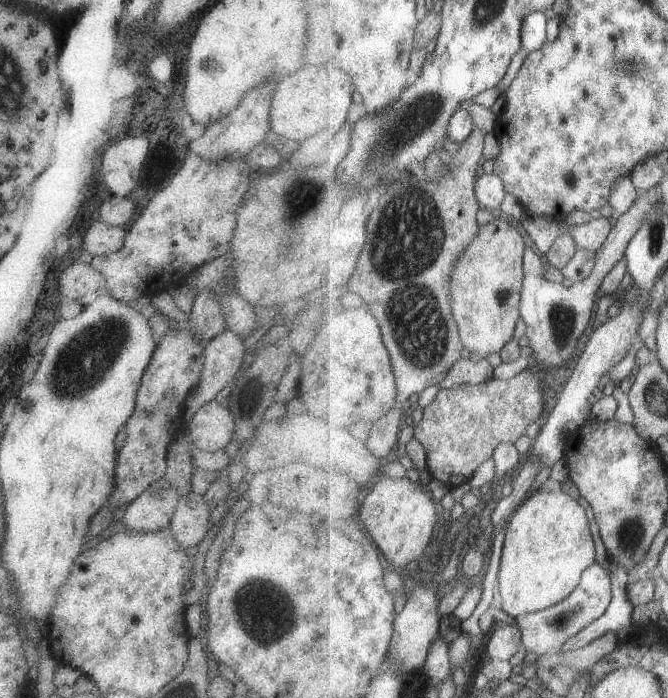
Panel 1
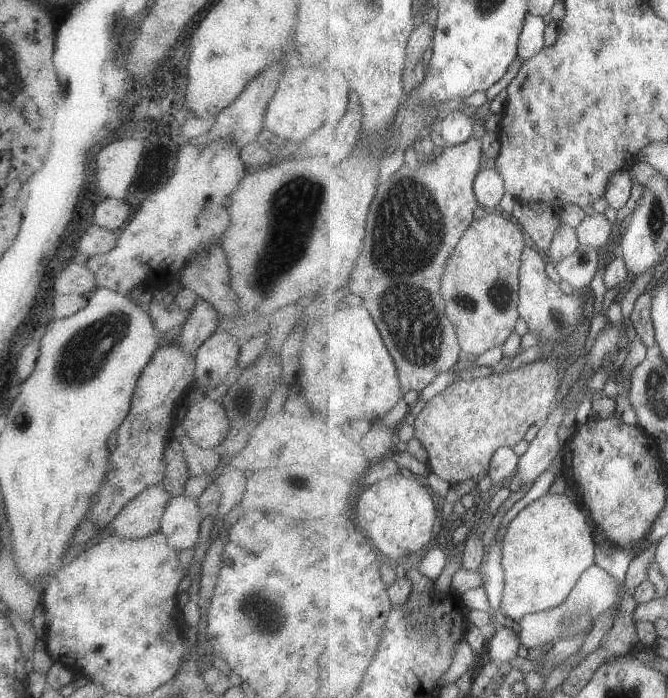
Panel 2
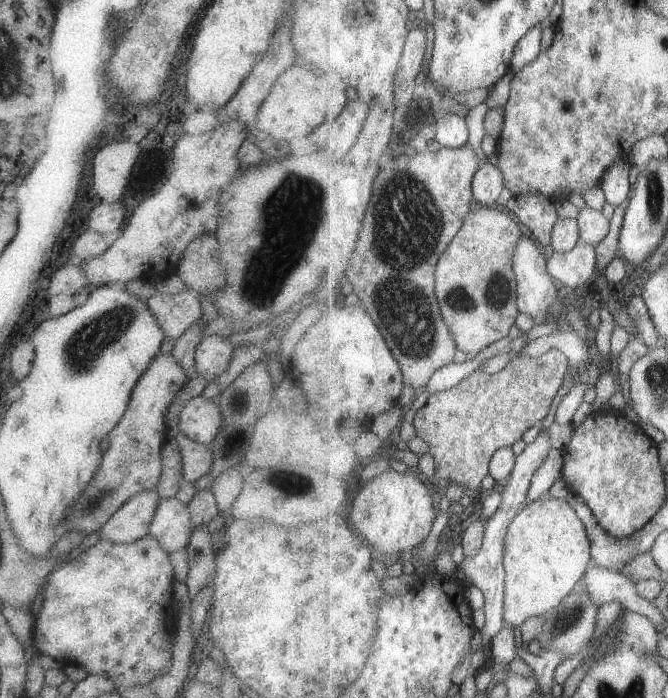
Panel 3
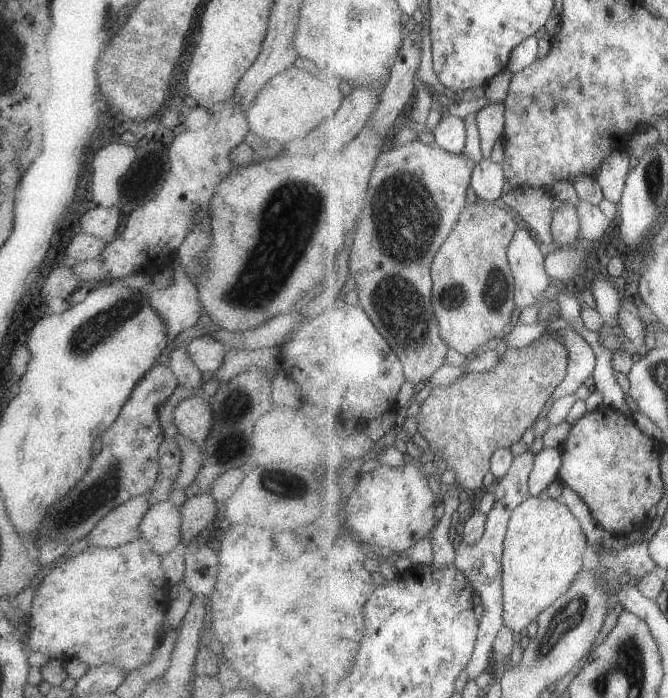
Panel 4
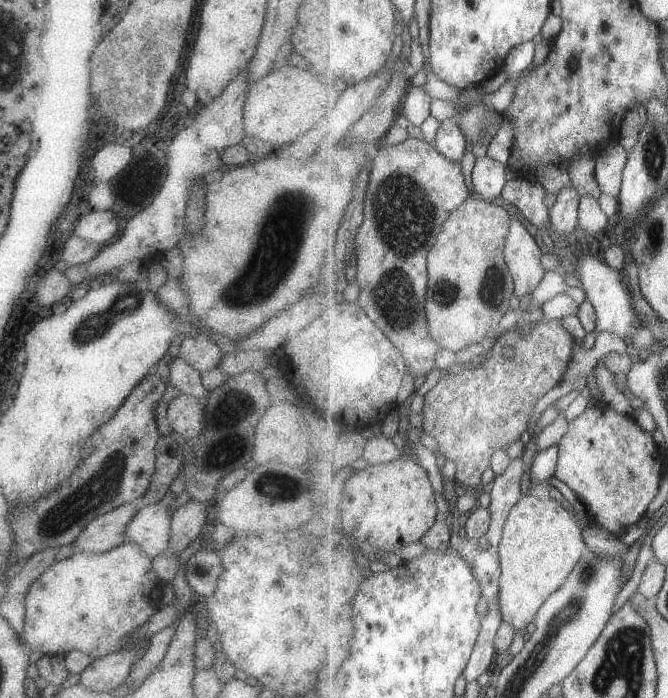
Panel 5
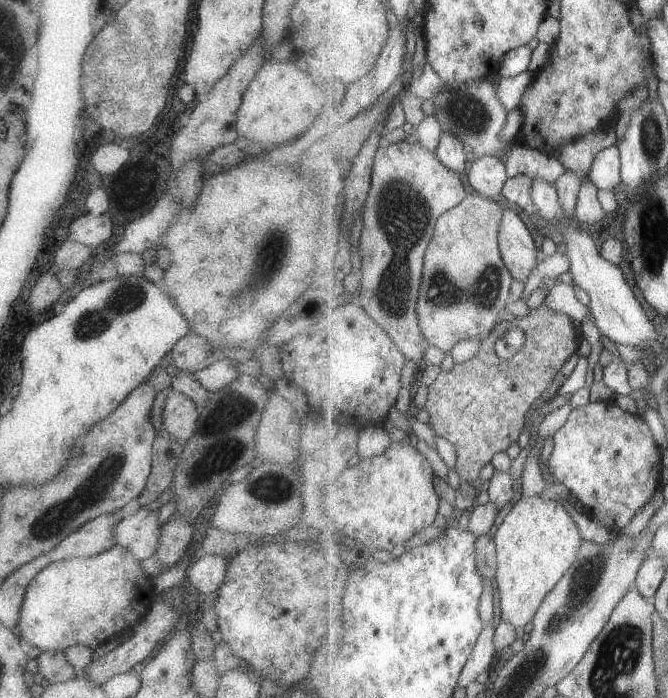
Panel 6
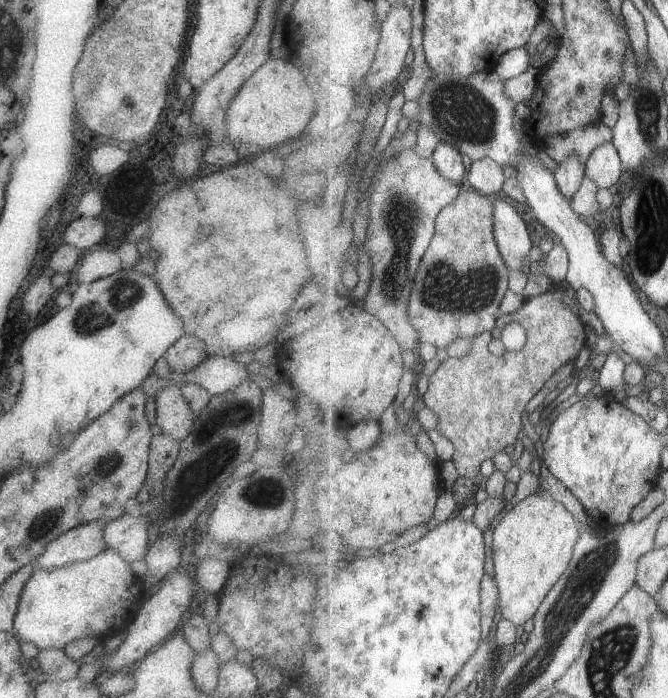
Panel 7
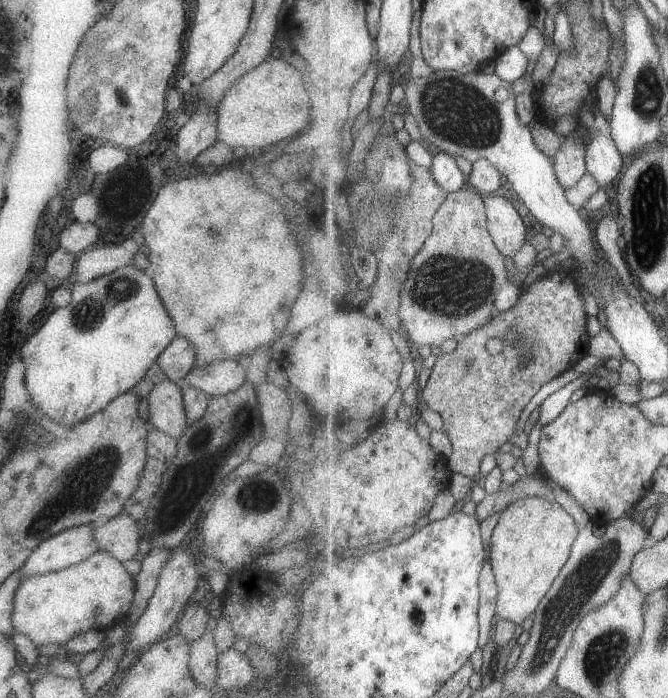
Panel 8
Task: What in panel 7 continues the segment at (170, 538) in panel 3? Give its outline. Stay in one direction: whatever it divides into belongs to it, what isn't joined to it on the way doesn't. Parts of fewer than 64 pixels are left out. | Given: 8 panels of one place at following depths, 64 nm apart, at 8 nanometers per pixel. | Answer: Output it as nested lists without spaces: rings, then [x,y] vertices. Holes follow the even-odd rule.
[[[121,514],[104,524],[104,541],[128,563],[144,559],[149,546],[149,523],[149,516]]]

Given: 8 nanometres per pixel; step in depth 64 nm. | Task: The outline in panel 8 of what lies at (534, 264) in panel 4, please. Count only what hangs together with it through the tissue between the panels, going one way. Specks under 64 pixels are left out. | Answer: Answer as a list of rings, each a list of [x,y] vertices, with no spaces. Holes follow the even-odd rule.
[[[503,191],[484,196],[488,229],[505,259],[515,256],[527,244],[527,226]]]

